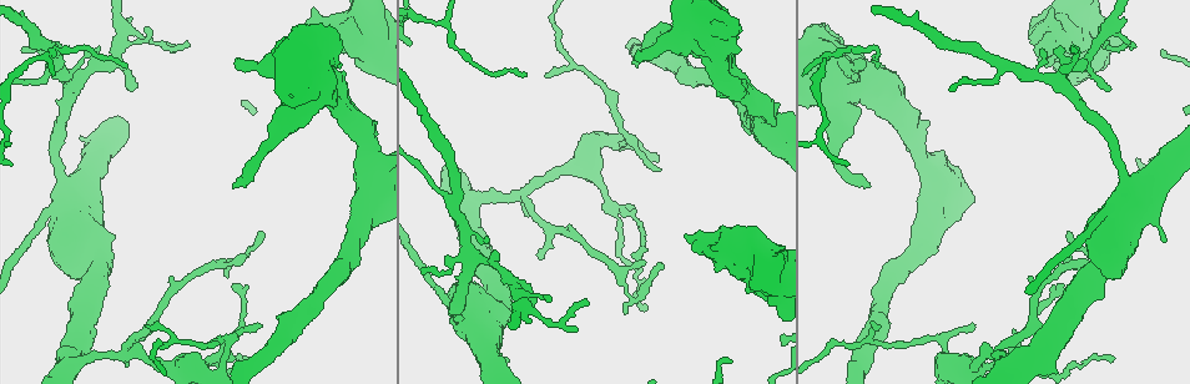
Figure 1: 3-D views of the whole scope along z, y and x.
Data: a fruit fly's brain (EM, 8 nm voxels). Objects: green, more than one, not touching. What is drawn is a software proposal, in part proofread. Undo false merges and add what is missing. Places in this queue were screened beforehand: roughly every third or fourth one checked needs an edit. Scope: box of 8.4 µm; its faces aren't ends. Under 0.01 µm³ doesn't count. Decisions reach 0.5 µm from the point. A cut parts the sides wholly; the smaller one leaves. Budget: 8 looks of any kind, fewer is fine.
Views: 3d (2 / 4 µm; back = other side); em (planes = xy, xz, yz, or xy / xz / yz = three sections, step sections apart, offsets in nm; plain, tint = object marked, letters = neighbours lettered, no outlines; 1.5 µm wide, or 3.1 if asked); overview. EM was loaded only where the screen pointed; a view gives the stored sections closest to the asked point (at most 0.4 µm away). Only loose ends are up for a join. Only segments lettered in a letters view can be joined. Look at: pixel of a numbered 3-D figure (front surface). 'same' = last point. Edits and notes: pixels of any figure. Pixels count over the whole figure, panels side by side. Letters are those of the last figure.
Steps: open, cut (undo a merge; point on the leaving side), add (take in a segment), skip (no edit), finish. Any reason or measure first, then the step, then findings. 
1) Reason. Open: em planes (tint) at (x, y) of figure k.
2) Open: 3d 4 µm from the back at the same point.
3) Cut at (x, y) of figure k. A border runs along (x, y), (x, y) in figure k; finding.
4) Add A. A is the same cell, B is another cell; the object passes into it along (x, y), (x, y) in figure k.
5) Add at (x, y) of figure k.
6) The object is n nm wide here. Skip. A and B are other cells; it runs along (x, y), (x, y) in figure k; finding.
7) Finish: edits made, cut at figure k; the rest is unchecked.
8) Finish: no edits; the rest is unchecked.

An open end. Open: em planes (letters) at (236, 59) of figure 1.

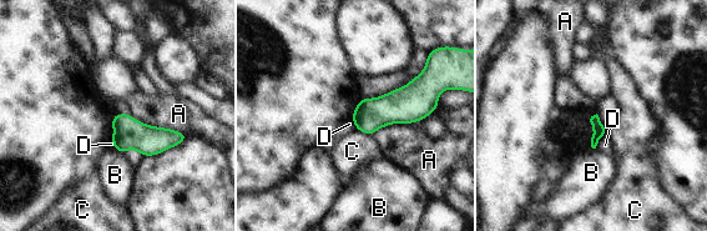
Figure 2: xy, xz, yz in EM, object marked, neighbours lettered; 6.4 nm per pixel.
Skip. A, B, C and D are other cells; a border runs along (129, 114), (146, 124), (187, 134) in figure 2; no lettered segment goes on from it.

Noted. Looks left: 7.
Free end. Open: 3d 2 µm at (527, 75) of figure 1.

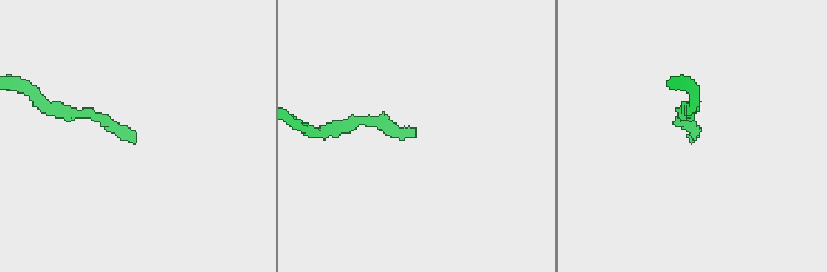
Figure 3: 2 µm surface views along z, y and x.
Open: em xz step 8 (letters) at (414, 133) of figure 3.

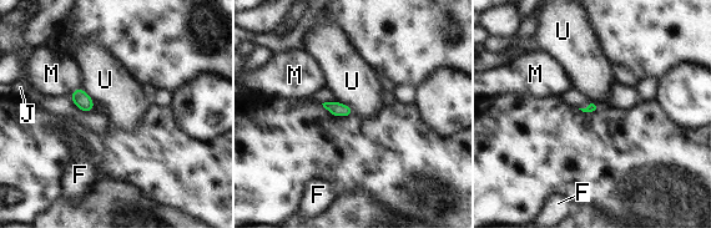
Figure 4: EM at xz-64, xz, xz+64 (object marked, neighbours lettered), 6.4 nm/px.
Skip. F, J, M and U are other cells; none of them fits.

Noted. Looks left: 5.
Branch stops here. Open: em planes (tint) at (635, 66) of figure 1.

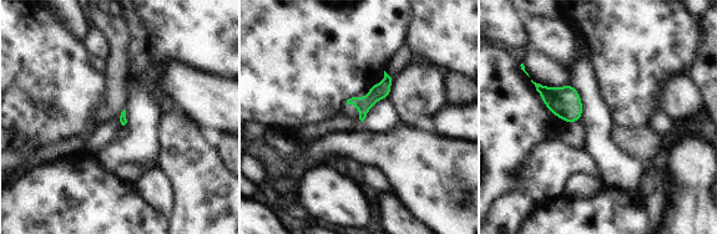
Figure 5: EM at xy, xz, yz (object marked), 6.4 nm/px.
See the neighbours. Open: em planes (letters) at the same point.

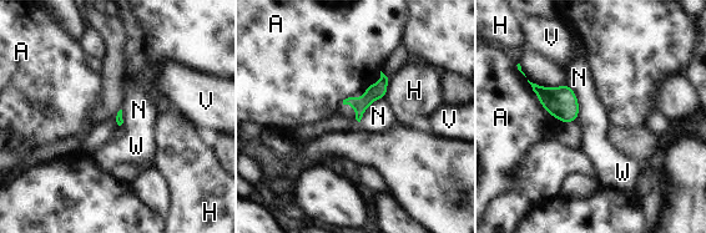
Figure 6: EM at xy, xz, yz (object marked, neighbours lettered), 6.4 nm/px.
Skip. A, H, N, V and W are other cells; it runs along (383, 79), (359, 107), (358, 116) in figure 6; no lettered segment goes on from it.

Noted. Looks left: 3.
Finish: no edits; the rest is unchecked.

